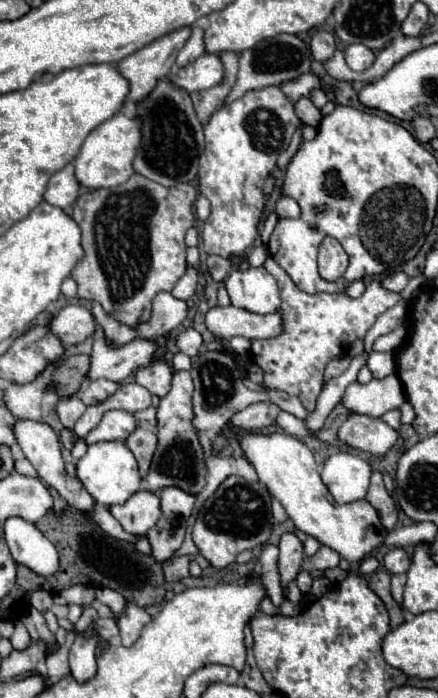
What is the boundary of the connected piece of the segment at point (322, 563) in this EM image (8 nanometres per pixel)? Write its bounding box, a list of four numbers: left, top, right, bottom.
[301,546,340,571]

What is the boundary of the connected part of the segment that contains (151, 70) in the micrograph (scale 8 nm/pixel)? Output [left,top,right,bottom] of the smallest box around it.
[116,28,190,104]

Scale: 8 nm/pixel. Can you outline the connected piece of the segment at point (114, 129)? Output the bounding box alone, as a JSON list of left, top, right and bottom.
[74,114,142,188]

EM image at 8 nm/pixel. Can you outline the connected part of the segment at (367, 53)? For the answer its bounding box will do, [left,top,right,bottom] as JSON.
[344,44,374,72]

